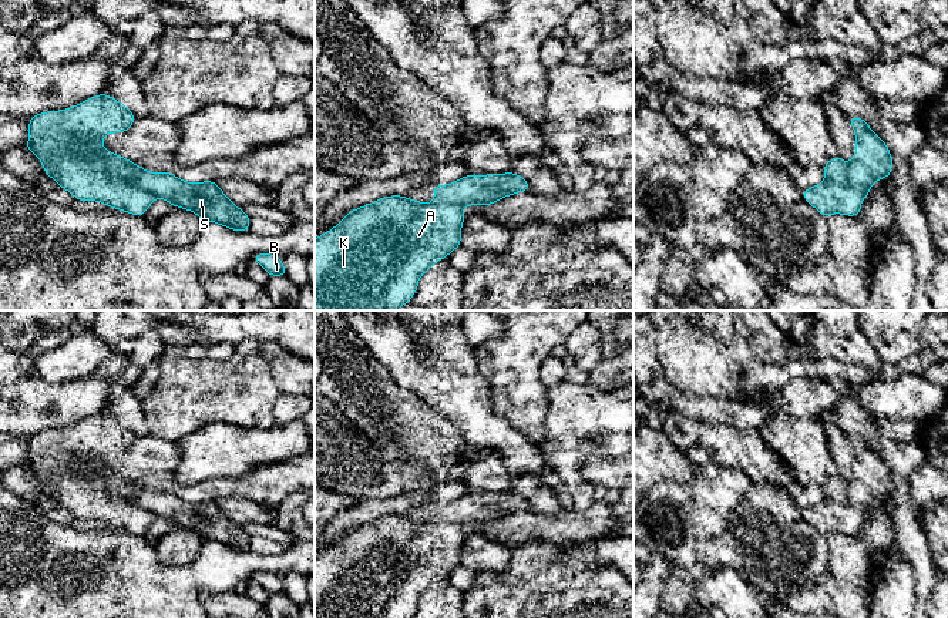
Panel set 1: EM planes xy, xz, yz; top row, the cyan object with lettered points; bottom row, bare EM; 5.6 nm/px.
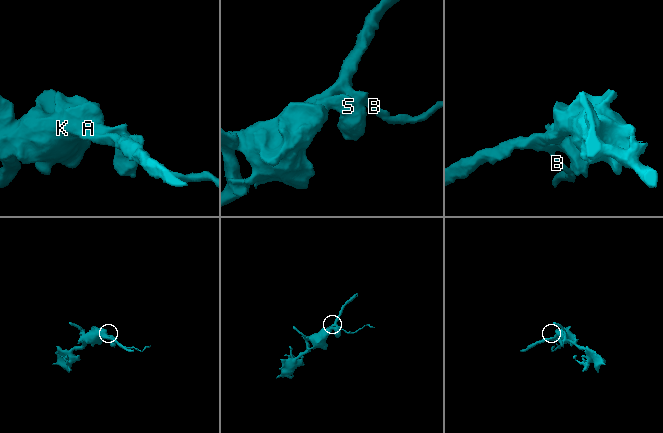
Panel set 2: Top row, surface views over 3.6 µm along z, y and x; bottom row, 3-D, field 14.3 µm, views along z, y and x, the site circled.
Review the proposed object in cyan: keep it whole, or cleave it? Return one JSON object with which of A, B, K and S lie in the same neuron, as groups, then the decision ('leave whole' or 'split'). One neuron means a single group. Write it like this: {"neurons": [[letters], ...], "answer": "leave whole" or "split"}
{"neurons": [["A", "B", "K"], ["S"]], "answer": "split"}

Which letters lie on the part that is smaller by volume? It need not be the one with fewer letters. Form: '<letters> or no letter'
S

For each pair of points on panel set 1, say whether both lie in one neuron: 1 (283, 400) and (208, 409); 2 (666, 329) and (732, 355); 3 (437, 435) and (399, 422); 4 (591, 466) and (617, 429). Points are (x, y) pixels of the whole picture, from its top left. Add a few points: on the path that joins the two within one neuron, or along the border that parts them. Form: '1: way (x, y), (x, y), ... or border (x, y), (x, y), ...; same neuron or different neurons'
1: border (281, 393), (274, 403), (274, 423); different neurons
2: way (682, 345), (692, 355), (716, 355); same neuron
3: way (427, 435), (409, 427); same neuron
4: border (618, 456), (588, 456), (581, 467), (581, 477); different neurons

